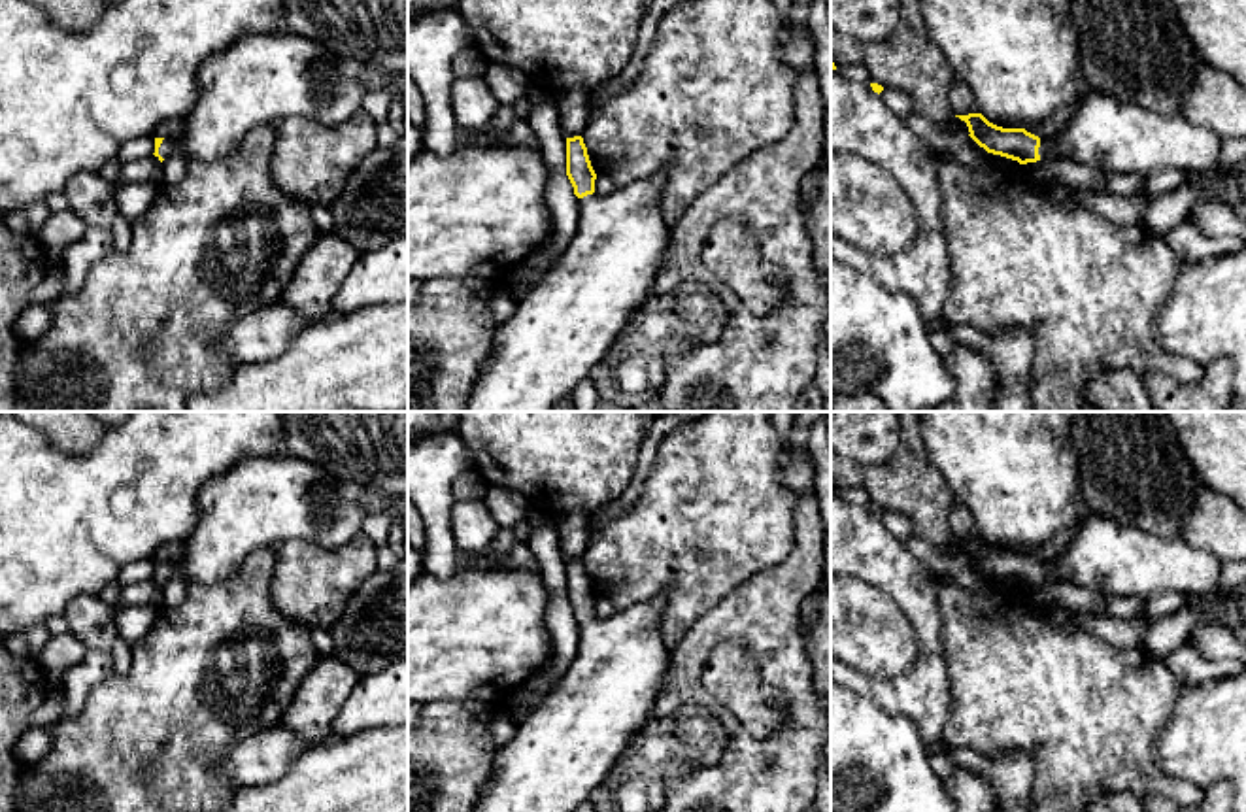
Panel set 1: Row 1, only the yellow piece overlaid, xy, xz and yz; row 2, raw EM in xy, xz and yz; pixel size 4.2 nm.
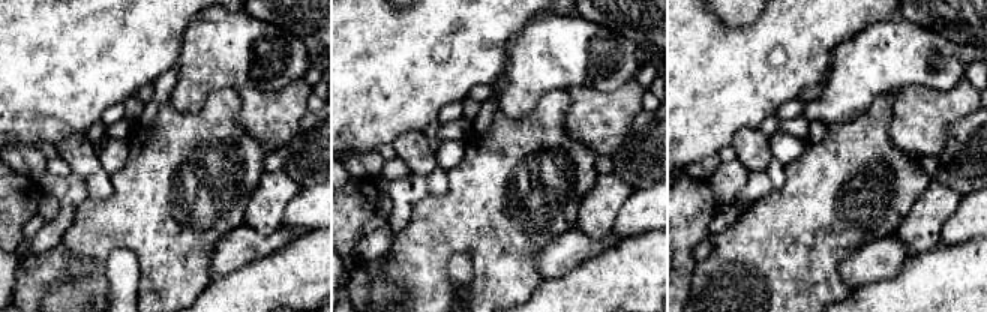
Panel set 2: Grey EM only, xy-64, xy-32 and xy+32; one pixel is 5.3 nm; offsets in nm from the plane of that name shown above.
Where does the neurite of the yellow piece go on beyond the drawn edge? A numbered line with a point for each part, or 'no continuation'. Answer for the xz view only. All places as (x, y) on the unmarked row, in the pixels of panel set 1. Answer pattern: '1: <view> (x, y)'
1: xz (561, 752)

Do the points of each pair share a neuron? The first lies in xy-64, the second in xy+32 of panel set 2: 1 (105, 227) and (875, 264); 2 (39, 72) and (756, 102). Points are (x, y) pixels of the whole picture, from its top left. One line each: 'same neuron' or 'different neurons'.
1: different neurons
2: same neuron

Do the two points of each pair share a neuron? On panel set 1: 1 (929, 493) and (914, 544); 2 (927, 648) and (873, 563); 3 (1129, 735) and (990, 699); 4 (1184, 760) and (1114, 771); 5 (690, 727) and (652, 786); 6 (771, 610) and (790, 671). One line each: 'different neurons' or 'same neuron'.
1: different neurons
2: same neuron
3: same neuron
4: different neurons
5: same neuron
6: same neuron

